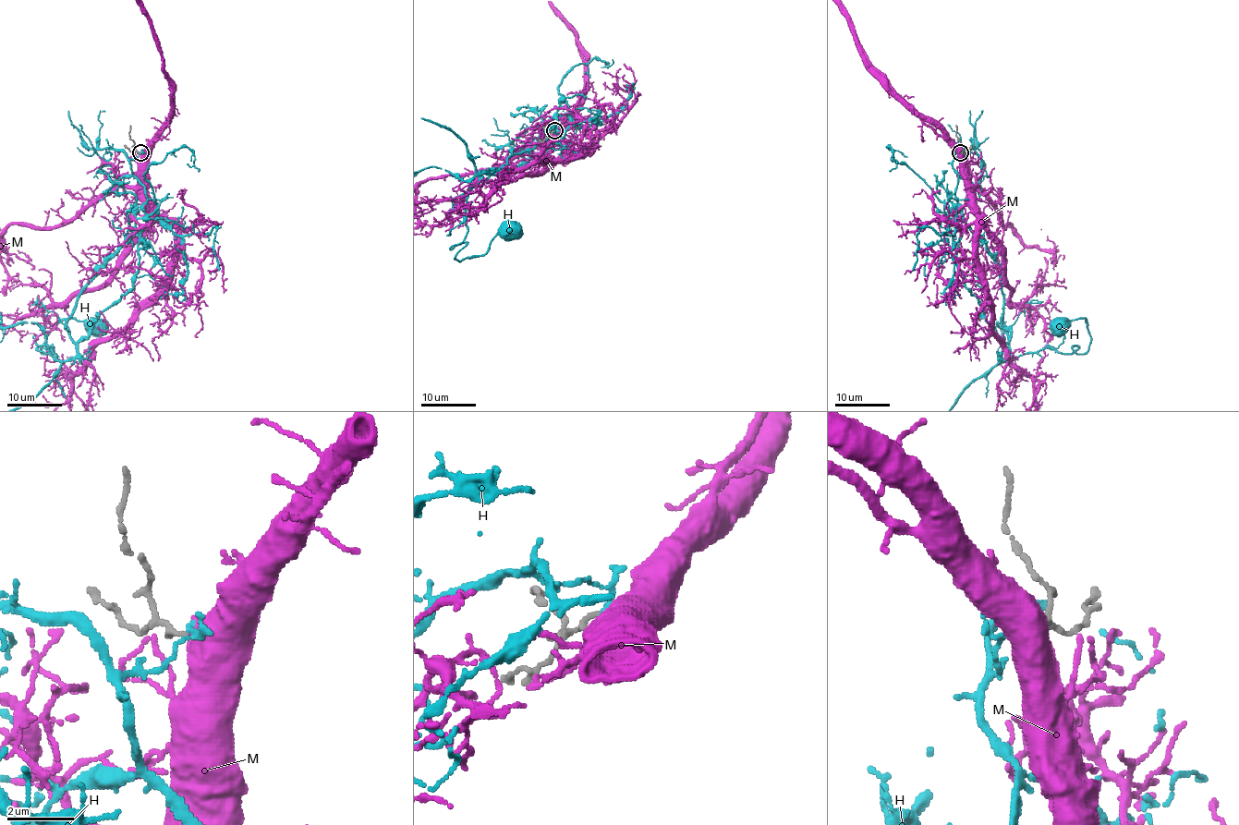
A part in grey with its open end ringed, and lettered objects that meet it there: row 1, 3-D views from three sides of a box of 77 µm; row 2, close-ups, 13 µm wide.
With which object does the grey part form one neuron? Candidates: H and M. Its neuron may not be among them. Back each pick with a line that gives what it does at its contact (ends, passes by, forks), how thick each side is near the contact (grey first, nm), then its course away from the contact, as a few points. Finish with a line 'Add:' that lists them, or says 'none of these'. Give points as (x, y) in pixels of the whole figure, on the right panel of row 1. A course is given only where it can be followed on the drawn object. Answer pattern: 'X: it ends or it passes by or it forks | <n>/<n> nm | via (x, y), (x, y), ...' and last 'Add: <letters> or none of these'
M: it ends | 110/700 nm
Add: M

